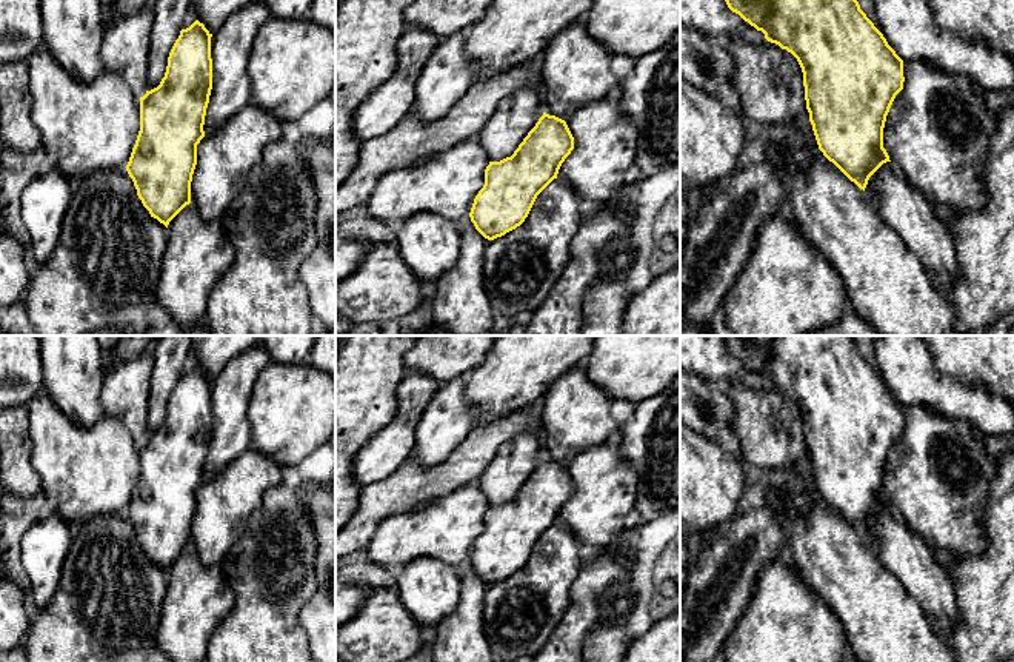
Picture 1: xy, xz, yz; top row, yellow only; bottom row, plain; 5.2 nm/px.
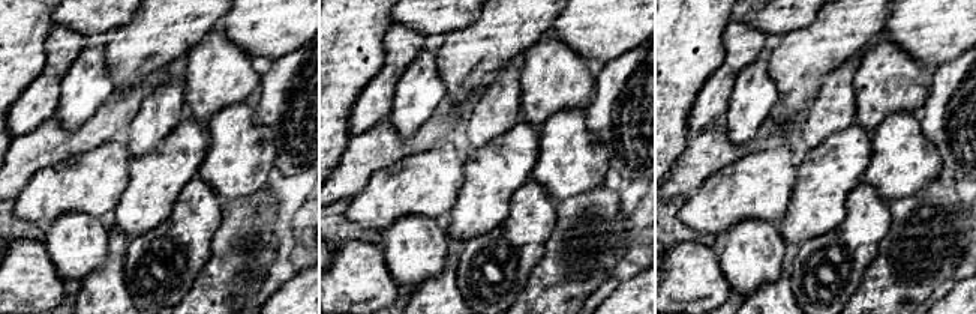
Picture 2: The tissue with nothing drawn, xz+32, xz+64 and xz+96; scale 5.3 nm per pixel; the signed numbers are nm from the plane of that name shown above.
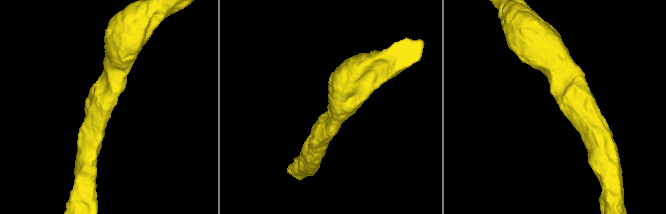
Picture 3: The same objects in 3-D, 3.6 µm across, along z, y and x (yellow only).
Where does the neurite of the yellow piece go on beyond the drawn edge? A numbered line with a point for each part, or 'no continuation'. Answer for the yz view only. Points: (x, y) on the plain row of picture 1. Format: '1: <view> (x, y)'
no continuation

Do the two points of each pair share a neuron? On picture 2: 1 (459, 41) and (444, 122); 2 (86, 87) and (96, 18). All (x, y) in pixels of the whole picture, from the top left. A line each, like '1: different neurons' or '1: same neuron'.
1: different neurons
2: different neurons

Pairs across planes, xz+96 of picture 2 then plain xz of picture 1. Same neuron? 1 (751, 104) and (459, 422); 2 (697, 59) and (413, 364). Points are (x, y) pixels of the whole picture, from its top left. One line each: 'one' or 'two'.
1: one
2: two

